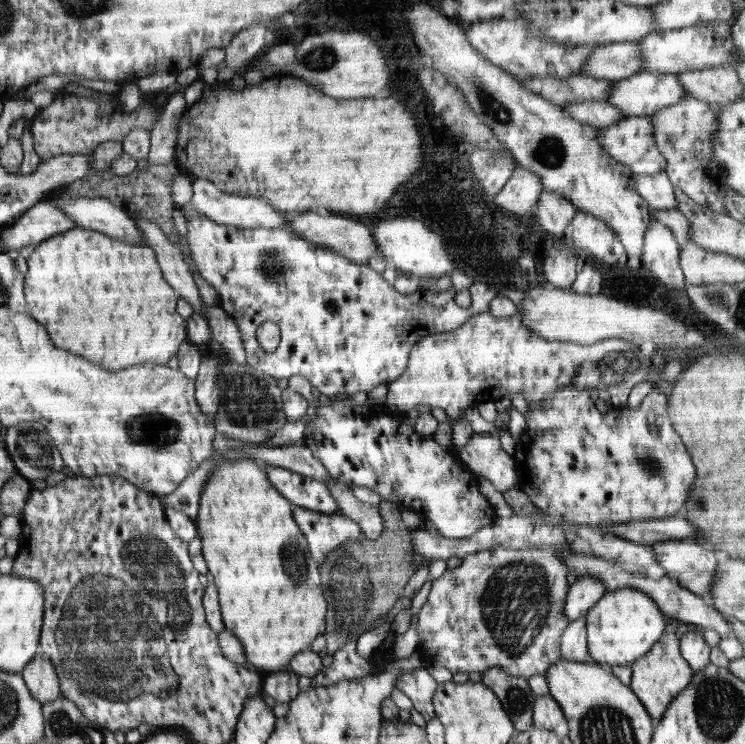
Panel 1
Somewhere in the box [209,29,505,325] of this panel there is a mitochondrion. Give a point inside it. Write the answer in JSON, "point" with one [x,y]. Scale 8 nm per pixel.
{"point":[273,268]}

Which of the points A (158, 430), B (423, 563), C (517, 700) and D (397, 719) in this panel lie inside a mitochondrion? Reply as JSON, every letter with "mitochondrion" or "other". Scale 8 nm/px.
{"A":"mitochondrion","B":"other","C":"mitochondrion","D":"other"}

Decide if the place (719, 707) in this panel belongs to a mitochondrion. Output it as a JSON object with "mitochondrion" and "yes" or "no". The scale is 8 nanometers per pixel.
{"mitochondrion":"yes"}

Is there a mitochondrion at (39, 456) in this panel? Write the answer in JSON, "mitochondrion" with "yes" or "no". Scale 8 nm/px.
{"mitochondrion":"yes"}

